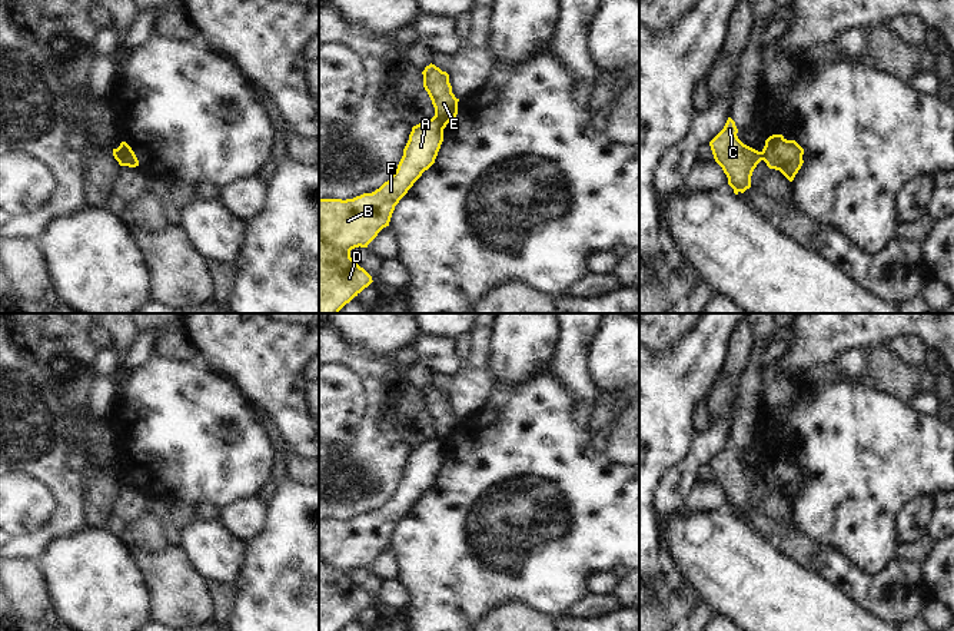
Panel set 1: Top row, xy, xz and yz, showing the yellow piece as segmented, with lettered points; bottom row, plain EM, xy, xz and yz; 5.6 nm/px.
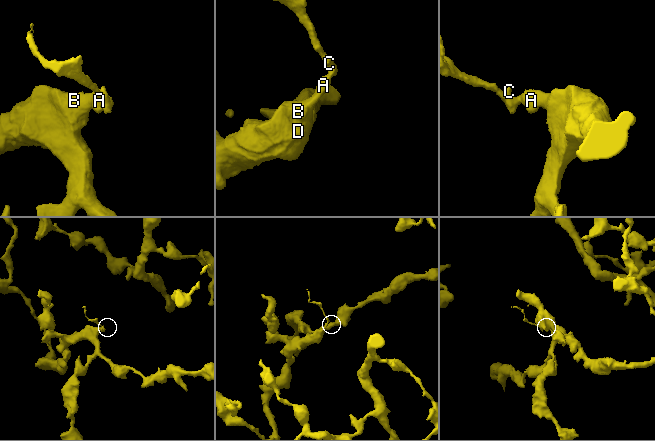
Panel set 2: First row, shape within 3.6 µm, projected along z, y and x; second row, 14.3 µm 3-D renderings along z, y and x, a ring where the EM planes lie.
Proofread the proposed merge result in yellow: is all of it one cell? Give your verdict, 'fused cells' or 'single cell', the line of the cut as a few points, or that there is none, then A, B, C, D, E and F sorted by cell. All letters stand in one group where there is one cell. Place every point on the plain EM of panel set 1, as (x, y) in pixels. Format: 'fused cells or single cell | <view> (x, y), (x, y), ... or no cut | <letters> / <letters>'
fused cells | xz (435, 435), (448, 442) | A B D F / C E

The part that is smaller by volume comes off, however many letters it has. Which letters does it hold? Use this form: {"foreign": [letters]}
{"foreign": ["C", "E"]}

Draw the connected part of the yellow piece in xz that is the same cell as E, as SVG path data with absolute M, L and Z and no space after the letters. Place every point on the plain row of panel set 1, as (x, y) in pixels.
M432 383L425 388L422 395L423 408L428 412L435 428L435 436L448 444L453 442L458 435L459 419L456 419L452 414L449 395Z

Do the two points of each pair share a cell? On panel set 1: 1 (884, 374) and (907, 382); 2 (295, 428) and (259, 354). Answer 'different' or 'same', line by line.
1: same
2: same

